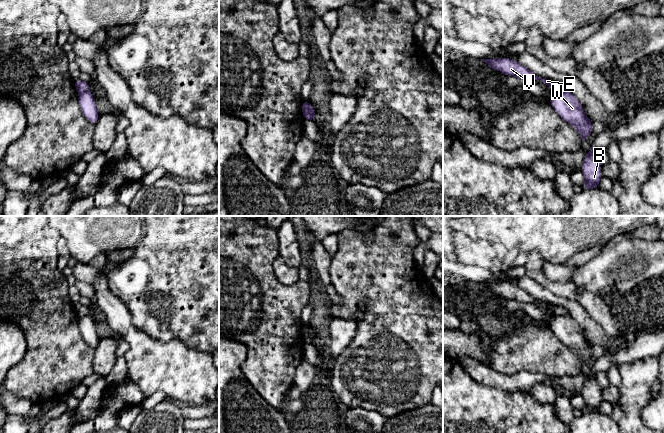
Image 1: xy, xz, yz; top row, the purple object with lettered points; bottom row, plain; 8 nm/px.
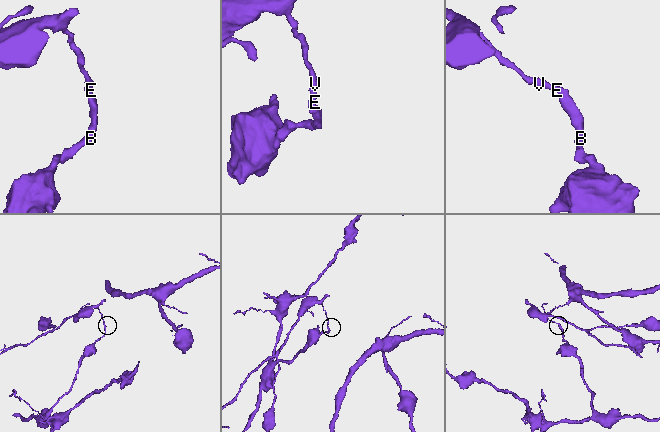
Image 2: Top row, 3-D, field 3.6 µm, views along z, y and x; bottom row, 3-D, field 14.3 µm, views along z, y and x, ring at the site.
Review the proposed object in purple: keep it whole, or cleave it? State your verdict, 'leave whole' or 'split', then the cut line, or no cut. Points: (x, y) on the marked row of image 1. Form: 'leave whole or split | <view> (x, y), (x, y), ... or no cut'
split | yz (569, 91), (556, 91), (554, 93)

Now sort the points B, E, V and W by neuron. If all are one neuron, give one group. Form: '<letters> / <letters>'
B W / E V

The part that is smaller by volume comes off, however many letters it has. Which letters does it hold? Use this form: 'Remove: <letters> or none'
Remove: E, V

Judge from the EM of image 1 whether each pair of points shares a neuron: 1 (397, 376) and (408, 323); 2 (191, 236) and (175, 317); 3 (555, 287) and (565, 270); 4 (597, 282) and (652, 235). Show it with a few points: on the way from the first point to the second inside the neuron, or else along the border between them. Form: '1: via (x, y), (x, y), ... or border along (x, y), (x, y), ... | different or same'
1: via (397, 363), (397, 357), (408, 341), (408, 336) | same
2: via (191, 256), (191, 275), (175, 291), (175, 297) | same
3: border along (542, 264), (542, 270), (549, 279), (569, 281) | different
4: border along (630, 233), (635, 237), (653, 241) | different

